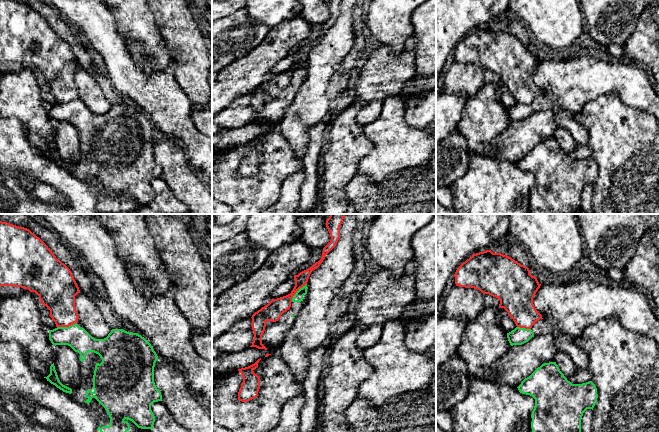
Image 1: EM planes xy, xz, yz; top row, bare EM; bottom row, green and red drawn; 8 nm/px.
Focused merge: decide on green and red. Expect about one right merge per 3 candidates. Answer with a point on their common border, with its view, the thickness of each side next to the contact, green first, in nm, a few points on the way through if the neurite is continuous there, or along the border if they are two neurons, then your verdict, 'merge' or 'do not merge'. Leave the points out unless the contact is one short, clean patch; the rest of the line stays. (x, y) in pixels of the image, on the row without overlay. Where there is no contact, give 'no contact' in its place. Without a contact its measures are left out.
contact xz (296, 68); calibres 80 and 150 nm; border xz (306, 59), (296, 68), (291, 77); do not merge

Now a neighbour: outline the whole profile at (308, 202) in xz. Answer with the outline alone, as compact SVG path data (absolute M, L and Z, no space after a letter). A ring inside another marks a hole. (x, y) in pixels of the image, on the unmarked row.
M320 121L308 128L309 143L302 157L305 180L300 189L297 214L316 214L320 183L318 165L327 141L326 126L327 123Z

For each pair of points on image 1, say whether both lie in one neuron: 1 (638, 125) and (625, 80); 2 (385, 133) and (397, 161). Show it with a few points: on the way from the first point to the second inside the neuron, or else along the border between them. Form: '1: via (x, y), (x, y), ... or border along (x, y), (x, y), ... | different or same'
1: border along (615, 92), (626, 104), (645, 109), (648, 112) | different
2: via (392, 140), (397, 145), (397, 154) | same

